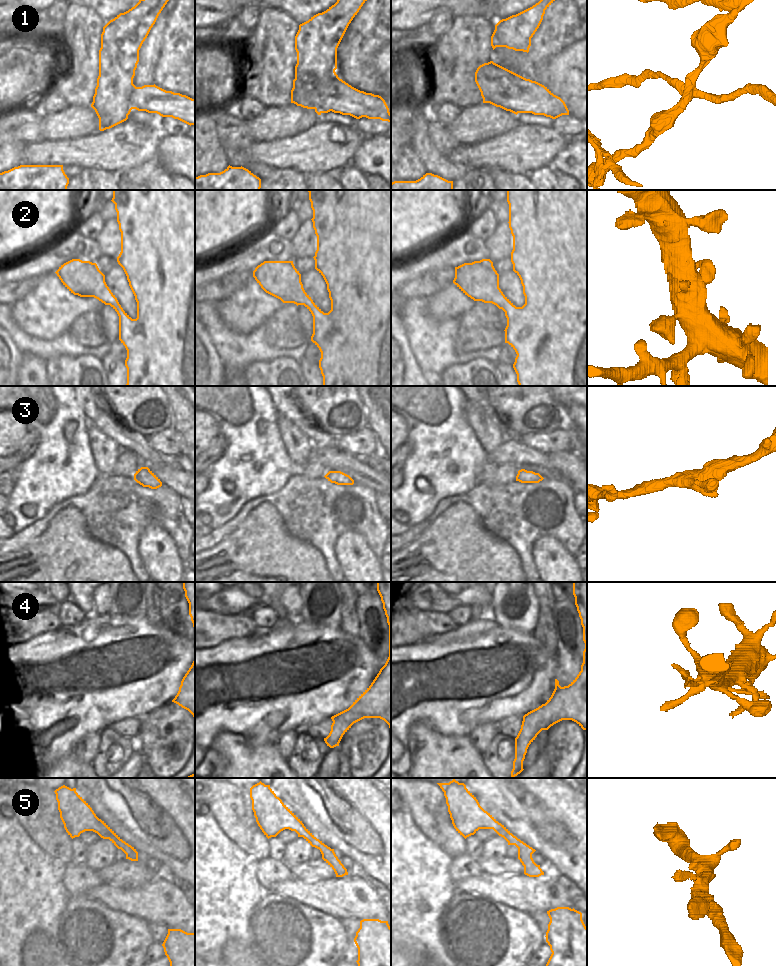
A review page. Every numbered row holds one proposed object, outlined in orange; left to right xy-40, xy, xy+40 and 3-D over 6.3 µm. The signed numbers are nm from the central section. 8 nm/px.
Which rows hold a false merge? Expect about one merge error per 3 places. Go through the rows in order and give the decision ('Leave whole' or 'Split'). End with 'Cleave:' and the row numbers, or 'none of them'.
1: Split
2: Leave whole
3: Leave whole
4: Split
5: Leave whole
Cleave: 1, 4

